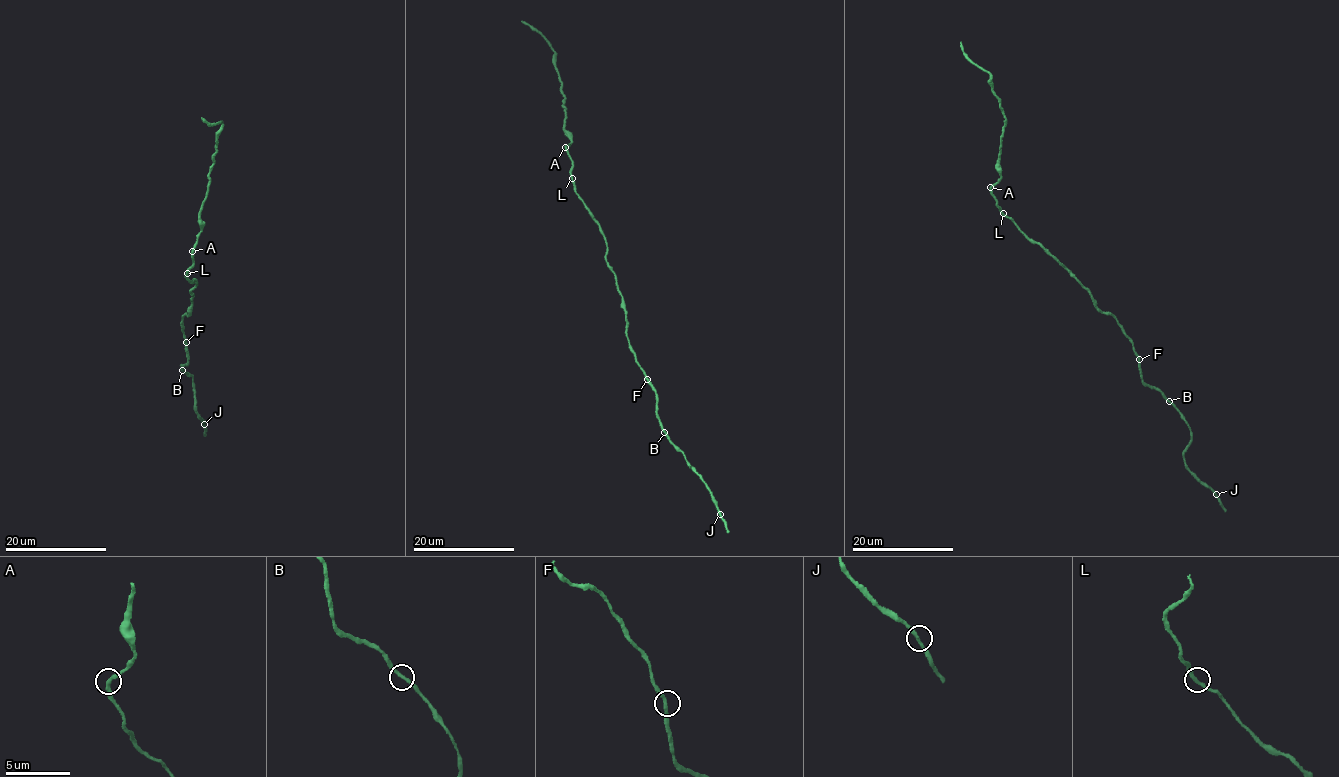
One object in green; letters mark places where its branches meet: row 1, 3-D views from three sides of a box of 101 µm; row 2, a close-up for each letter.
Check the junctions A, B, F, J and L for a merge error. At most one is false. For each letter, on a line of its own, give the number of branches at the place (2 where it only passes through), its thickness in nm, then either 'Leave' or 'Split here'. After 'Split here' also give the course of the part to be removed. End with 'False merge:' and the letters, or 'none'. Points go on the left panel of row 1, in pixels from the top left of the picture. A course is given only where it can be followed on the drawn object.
A: Branches: 2. Thickness 260 nm. Leave
B: Branches: 2. Thickness 280 nm. Leave
F: Branches: 2. Thickness 260 nm. Leave
J: Branches: 2. Thickness 280 nm. Leave
L: Branches: 2. Thickness 280 nm. Leave
False merge: none

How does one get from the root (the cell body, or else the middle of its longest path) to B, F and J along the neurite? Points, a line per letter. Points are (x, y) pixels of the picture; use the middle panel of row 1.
B: (607, 263), (624, 306), (630, 347), (656, 394), (657, 418), (664, 432)
F: (607, 263), (624, 306), (630, 347), (647, 379)
J: (607, 263), (624, 306), (630, 347), (656, 394), (661, 427), (704, 482), (720, 514)

